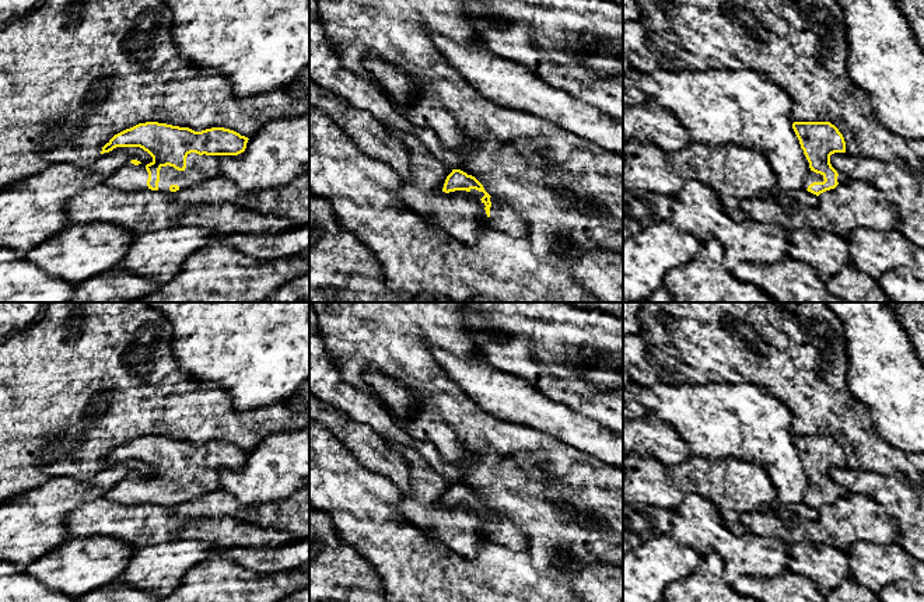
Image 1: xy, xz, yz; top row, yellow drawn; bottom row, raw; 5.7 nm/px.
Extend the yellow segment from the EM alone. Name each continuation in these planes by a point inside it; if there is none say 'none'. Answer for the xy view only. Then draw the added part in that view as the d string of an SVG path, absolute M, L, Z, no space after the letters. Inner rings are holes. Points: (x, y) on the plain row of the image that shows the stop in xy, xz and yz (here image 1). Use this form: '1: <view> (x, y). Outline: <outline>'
1: xy (199, 482). Outline: M190 466L186 470L186 482L183 484L178 484L169 479L161 480L158 504L174 507L169 504L171 498L178 498L181 504L220 489L217 469L199 469L196 466Z

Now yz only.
1: yz (814, 490). Outline: M811 484L811 486L809 486L809 490L808 490L808 491L805 493L805 496L804 496L804 503L806 504L808 500L809 500L811 497L813 497L813 496L823 496L823 494L825 494L825 493L823 493L823 489Z

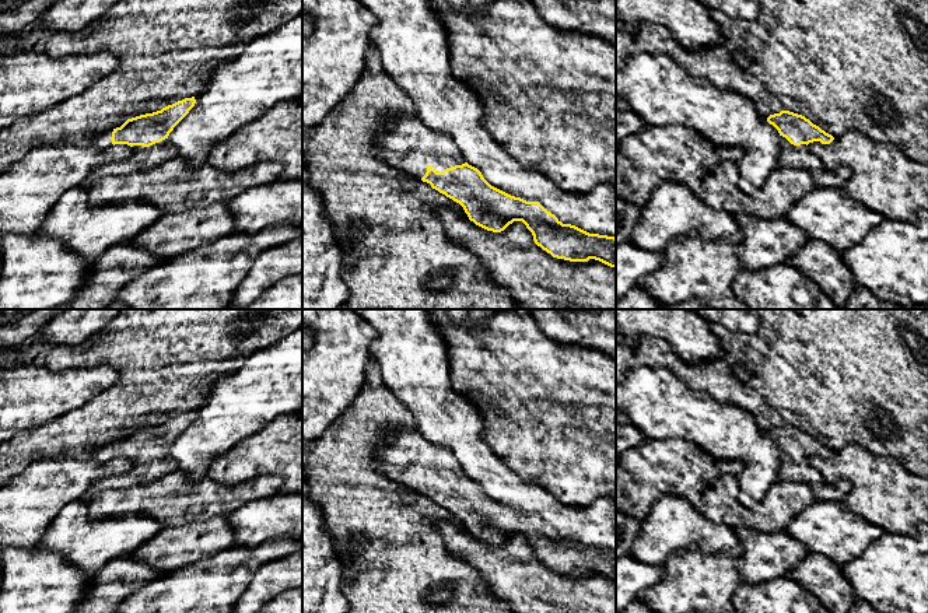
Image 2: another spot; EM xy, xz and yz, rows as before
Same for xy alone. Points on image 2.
1: xy (101, 454). Outline: M109 442L108 445L97 446L95 449L90 452L90 459L97 462L106 462L113 459L111 453L112 445L113 442Z
2: xy (157, 468). Outline: M168 452L150 460L133 459L133 467L129 472L125 474L97 480L91 484L88 491L81 495L80 500L84 504L88 504L95 493L106 491L111 488L127 488L130 486L148 483L157 479L162 479L176 470L178 463L168 455Z

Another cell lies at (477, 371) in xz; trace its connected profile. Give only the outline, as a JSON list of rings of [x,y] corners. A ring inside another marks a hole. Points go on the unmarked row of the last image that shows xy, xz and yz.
[[[430,309],[434,323],[448,344],[451,382],[456,393],[477,402],[483,413],[483,439],[521,479],[533,481],[550,491],[561,504],[588,505],[598,498],[616,498],[616,360],[584,346],[571,346],[547,337],[530,315],[529,309],[498,309],[488,322],[456,322],[445,309]]]

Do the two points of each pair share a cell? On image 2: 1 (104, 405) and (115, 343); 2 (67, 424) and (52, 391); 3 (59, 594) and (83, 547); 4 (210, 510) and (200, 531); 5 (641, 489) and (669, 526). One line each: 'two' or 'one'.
1: one
2: two
3: two
4: two
5: two

